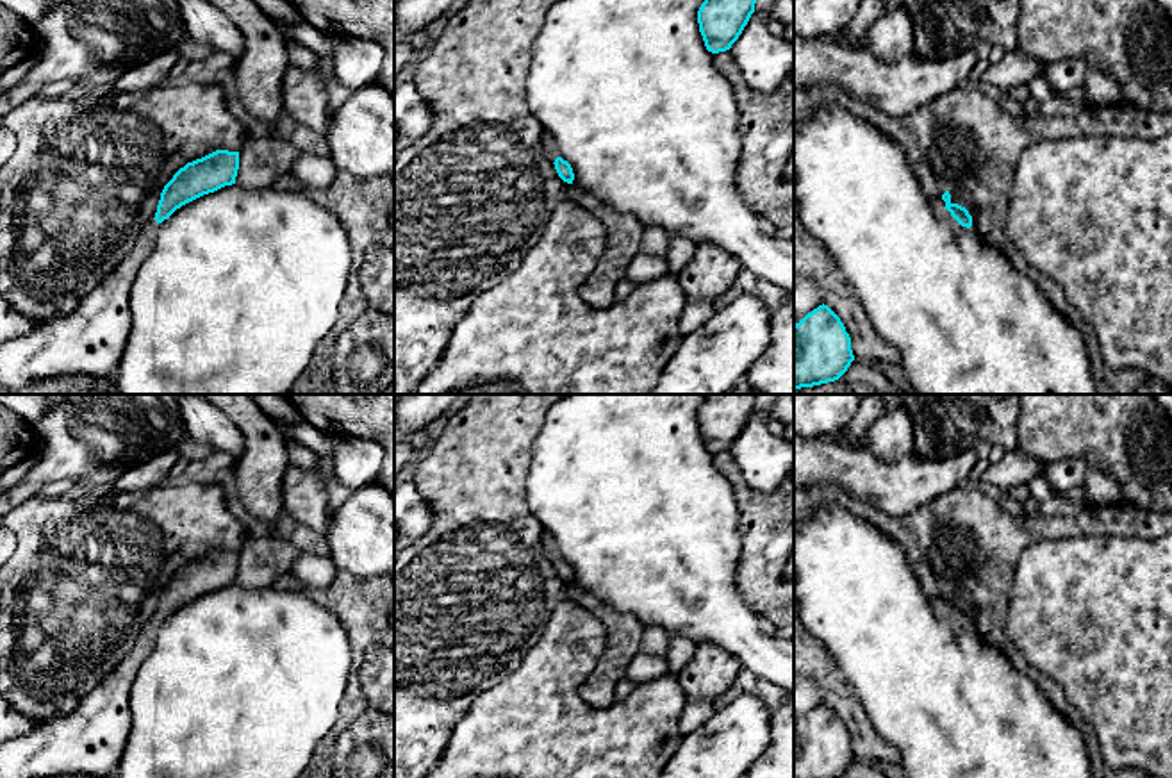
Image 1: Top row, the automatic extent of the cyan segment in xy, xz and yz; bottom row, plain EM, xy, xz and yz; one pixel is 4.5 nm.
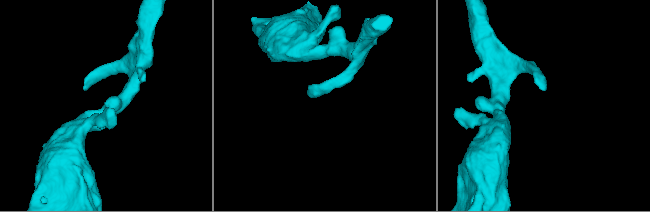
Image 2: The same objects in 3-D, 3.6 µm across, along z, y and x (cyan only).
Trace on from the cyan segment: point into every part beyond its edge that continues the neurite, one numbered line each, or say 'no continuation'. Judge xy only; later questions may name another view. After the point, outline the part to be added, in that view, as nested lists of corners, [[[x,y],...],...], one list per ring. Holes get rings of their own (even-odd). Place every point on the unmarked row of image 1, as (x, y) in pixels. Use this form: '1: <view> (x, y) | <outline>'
1: xy (90, 741) | [[[157,621],[144,623],[130,653],[62,717],[32,723],[27,735],[0,744],[0,778],[111,776],[132,724],[128,694],[153,650]]]

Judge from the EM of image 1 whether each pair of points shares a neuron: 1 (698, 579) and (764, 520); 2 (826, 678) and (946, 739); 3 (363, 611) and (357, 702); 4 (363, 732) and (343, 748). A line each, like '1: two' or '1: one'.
1: two
2: two
3: one
4: one

